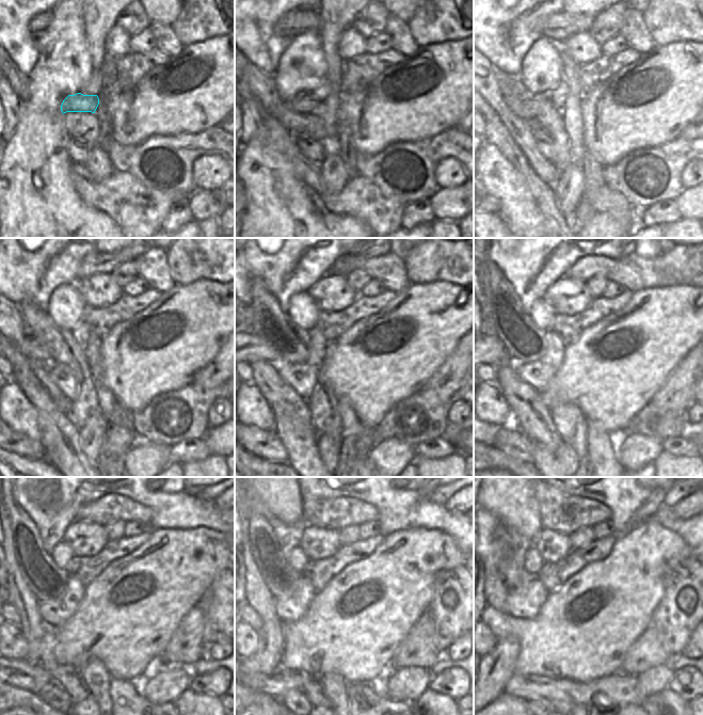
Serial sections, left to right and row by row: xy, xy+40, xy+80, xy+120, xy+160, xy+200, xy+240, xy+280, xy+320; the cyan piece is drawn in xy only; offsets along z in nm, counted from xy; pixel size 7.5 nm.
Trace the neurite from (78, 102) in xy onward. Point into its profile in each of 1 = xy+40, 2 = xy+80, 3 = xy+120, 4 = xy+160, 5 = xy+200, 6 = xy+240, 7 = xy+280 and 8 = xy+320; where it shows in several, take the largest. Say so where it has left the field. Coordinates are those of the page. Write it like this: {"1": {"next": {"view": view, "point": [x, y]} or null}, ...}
{"1": {"next": {"view": "xy+40", "point": [303, 102]}}, "2": {"next": {"view": "xy+80", "point": [526, 105]}}, "3": {"next": {"view": "xy+120", "point": [43, 339]}}, "4": {"next": {"view": "xy+160", "point": [276, 339]}}, "5": {"next": {"view": "xy+200", "point": [518, 340]}}, "6": {"next": {"view": "xy+240", "point": [46, 581]}}, "7": {"next": {"view": "xy+280", "point": [282, 580]}}, "8": {"next": {"view": "xy+320", "point": [514, 575]}}}

